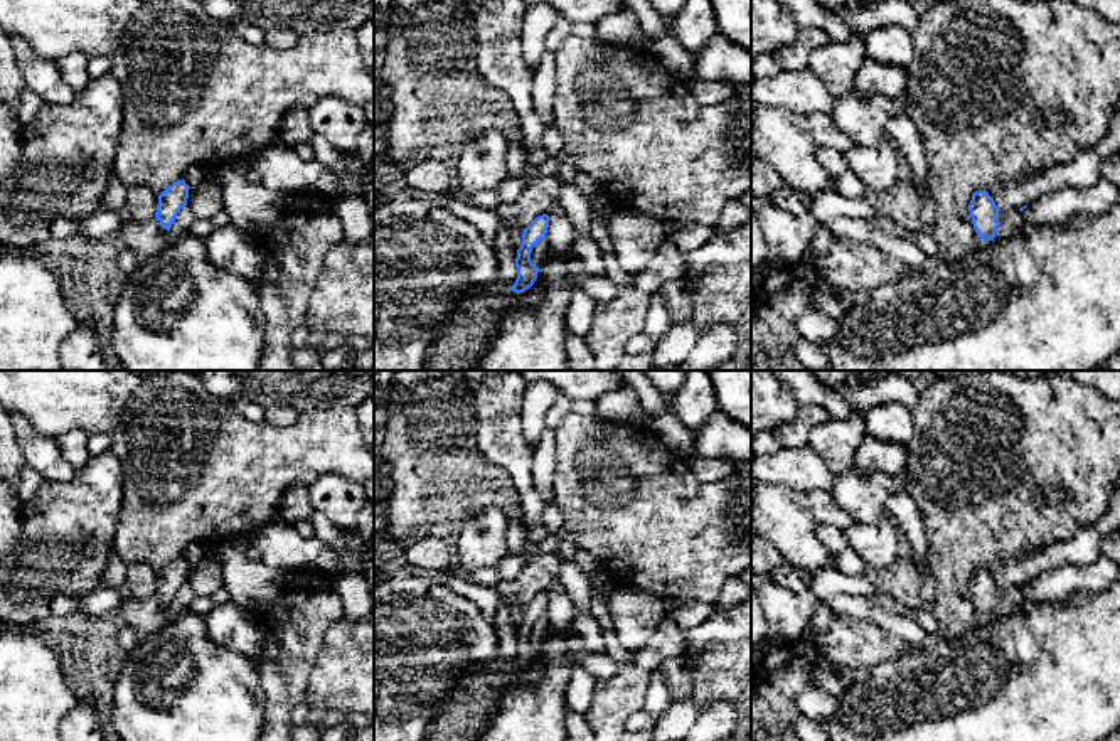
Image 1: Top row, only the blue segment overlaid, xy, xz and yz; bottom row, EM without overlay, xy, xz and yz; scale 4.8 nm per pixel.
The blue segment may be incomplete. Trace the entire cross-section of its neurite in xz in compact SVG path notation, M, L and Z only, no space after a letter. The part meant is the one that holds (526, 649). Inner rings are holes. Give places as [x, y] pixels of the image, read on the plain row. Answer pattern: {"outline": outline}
{"outline": "M542 591L536 594L522 610L522 621L517 626L517 635L515 635L517 657L509 665L515 669L517 672L529 667L537 657L539 645L532 642L531 630L532 630L532 625L541 616L546 615L547 605L549 605L549 593Z"}

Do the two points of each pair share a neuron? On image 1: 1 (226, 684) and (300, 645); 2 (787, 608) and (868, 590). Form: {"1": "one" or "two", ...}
{"1": "two", "2": "one"}

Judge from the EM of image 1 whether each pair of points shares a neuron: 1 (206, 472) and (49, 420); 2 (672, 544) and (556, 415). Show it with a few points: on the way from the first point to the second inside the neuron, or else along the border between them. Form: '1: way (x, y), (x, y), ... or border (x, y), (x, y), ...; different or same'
1: way (167, 435), (150, 420), (88, 416); same
2: border (578, 413), (568, 413), (554, 430); different

